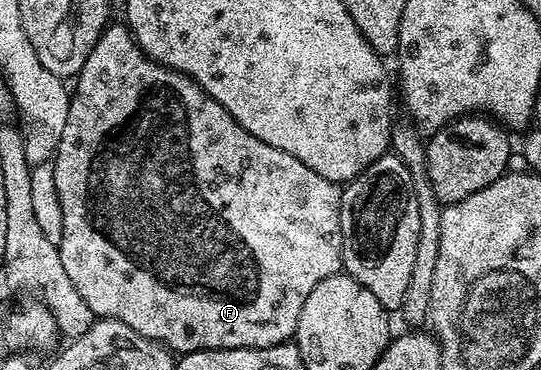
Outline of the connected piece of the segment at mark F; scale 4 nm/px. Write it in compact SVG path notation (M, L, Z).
M113 21L106 26L105 32L101 34L99 41L91 49L91 53L87 57L80 75L76 76L75 83L77 83L77 88L74 86L71 91L67 125L63 125L63 137L57 146L57 154L52 158L55 171L55 188L59 195L59 204L63 213L63 233L59 248L61 250L63 268L66 269L67 276L71 277L74 288L78 290L79 296L83 297L83 300L90 306L94 316L123 321L123 325L131 325L131 329L135 329L135 333L139 333L148 339L154 339L157 343L164 343L174 353L251 349L252 347L270 347L271 345L290 342L296 336L297 326L299 325L299 313L303 309L303 301L307 301L311 289L315 289L315 285L319 285L319 281L327 281L327 277L336 275L342 270L342 188L338 184L327 181L327 177L319 177L319 173L315 173L315 169L307 169L307 165L303 165L303 161L299 161L299 157L291 157L291 153L283 153L283 149L275 149L275 145L267 145L267 141L259 141L259 137L255 137L250 131L243 129L243 125L239 125L239 121L235 121L231 117L231 113L227 113L227 109L223 109L223 105L219 105L219 101L211 98L188 75L181 71L173 71L169 67L162 67L160 63L154 63L146 55L144 49L134 41L128 26L124 22L118 21L116 23L116 21Z

